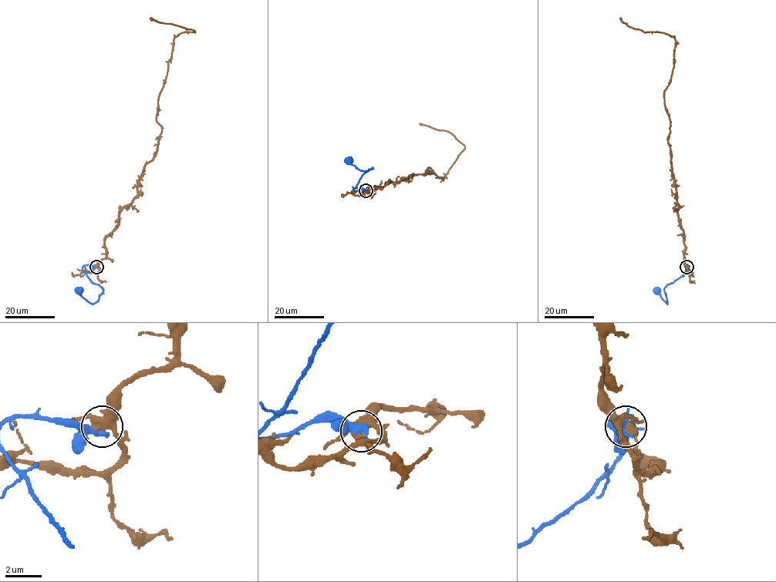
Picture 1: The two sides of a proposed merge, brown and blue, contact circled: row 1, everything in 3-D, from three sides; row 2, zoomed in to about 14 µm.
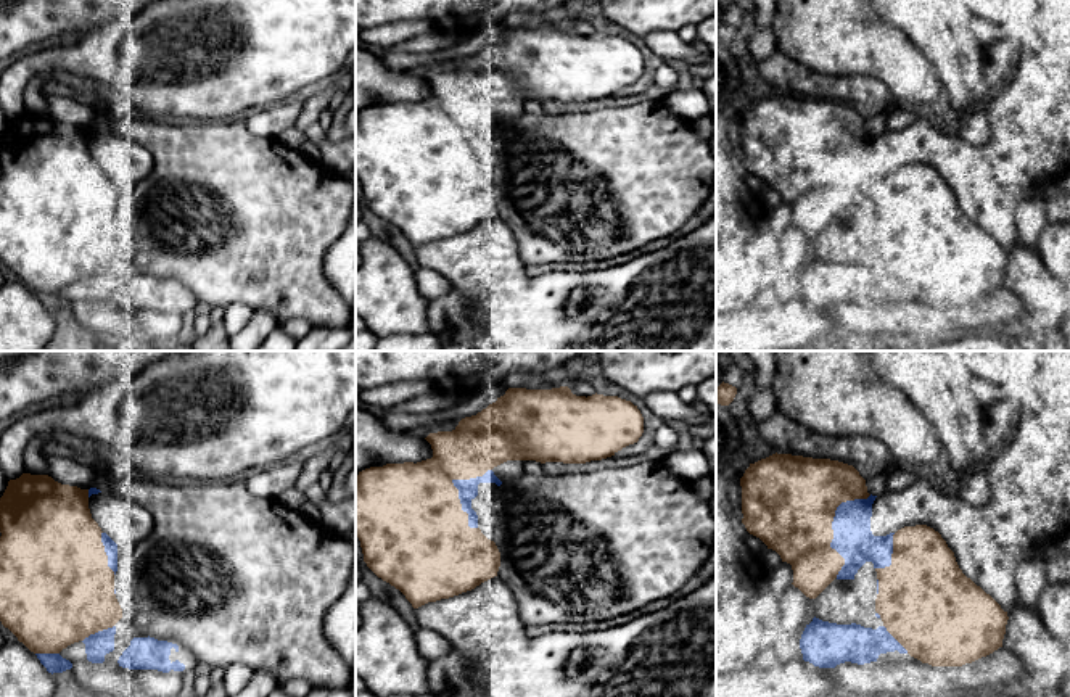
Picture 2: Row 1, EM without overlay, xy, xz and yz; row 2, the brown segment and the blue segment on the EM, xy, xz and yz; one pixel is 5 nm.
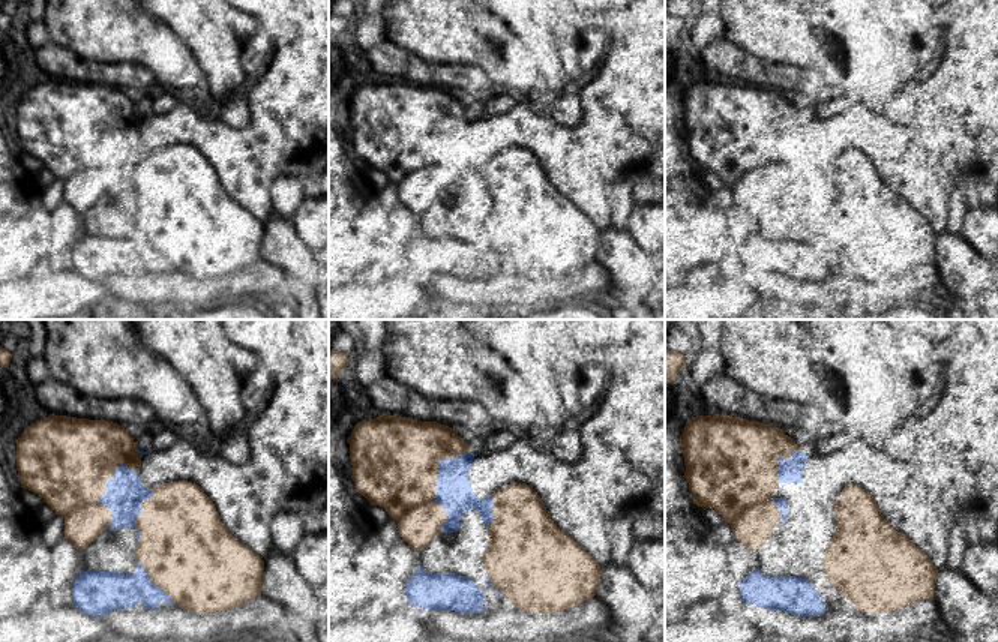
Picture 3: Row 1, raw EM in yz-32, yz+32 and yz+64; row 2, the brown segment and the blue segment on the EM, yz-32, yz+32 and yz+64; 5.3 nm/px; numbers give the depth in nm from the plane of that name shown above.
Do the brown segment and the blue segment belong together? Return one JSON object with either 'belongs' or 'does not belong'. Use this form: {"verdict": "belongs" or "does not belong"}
{"verdict": "does not belong"}

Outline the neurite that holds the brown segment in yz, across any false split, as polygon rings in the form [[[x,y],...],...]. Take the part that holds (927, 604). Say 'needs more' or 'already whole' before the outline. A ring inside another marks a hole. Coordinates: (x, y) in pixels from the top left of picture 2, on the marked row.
already whole | [[[933,528],[898,530],[891,565],[875,571],[875,612],[911,657],[962,666],[1002,647],[1007,612],[962,573]]]

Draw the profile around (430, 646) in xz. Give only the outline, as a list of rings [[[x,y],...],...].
[[[418,628],[415,631],[415,644],[417,644],[418,654],[426,662],[438,660],[452,650],[444,637],[441,637],[436,633],[431,633],[426,628]]]

